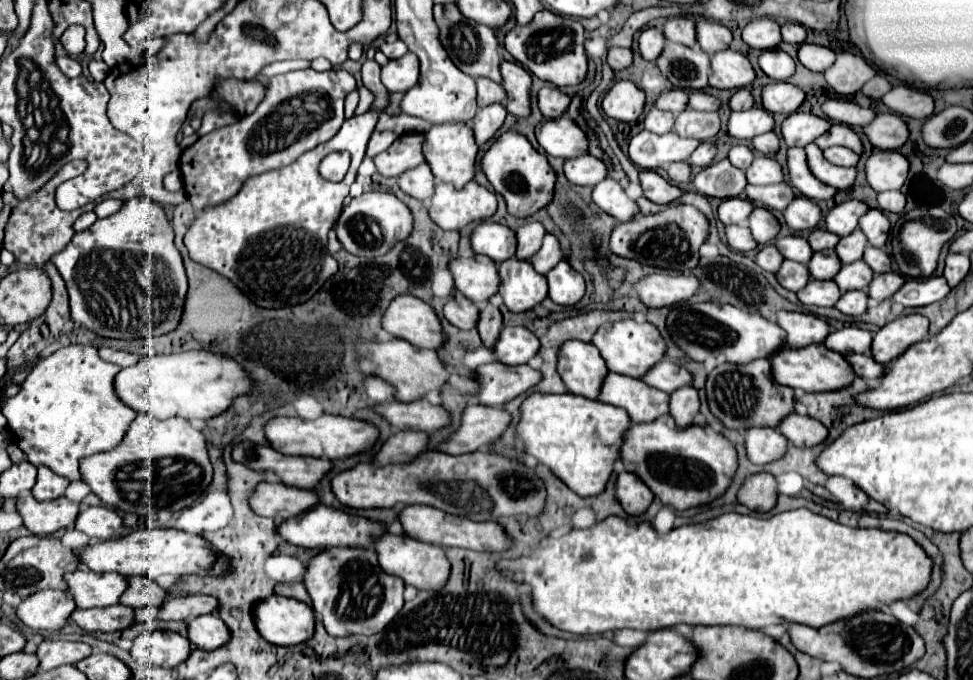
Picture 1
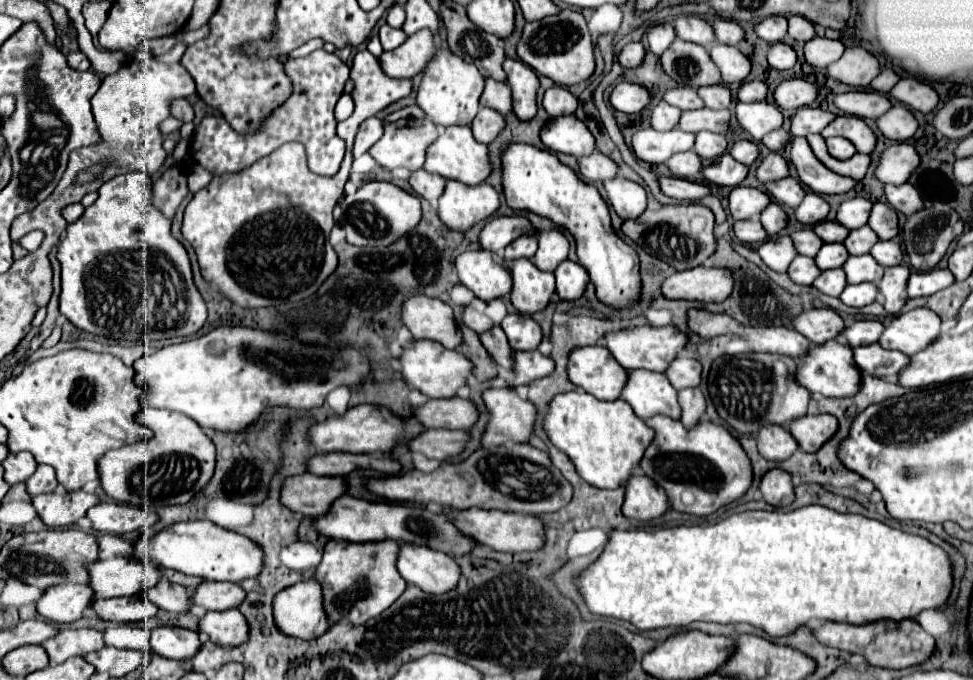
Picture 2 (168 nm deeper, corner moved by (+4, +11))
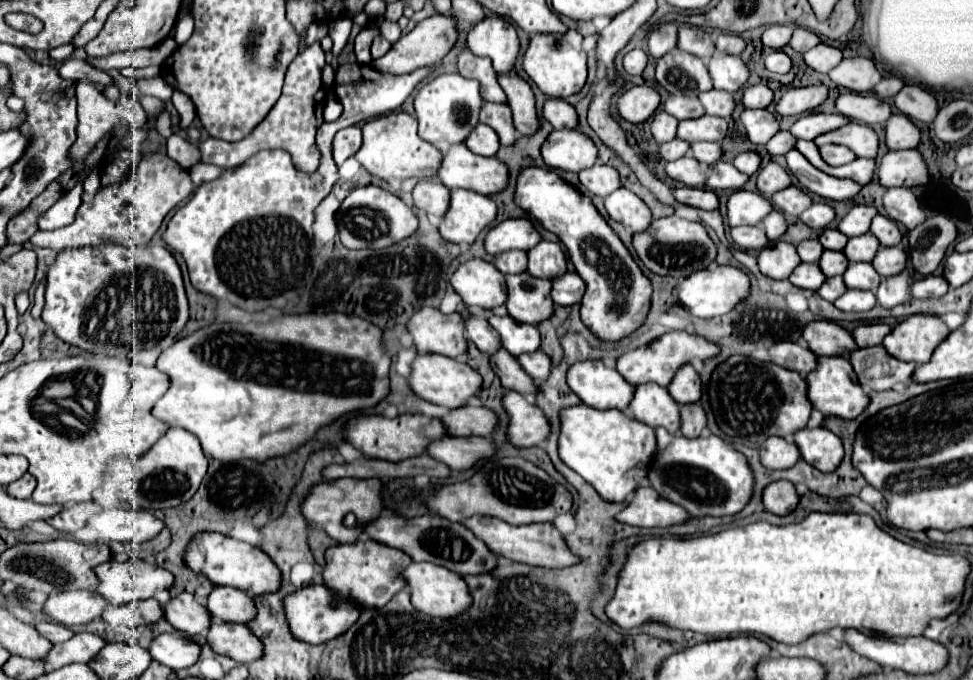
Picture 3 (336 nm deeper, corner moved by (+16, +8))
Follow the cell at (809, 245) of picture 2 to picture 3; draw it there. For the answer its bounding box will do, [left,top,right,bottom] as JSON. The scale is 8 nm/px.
[796,241,824,263]

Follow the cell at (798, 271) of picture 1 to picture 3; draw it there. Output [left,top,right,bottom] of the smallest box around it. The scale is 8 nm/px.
[788,263,826,291]

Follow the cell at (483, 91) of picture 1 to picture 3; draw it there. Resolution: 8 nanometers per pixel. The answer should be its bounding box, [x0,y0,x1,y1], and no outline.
[480,103,516,145]

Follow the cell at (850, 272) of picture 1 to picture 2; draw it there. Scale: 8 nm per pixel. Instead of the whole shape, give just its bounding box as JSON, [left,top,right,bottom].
[842,254,884,284]

